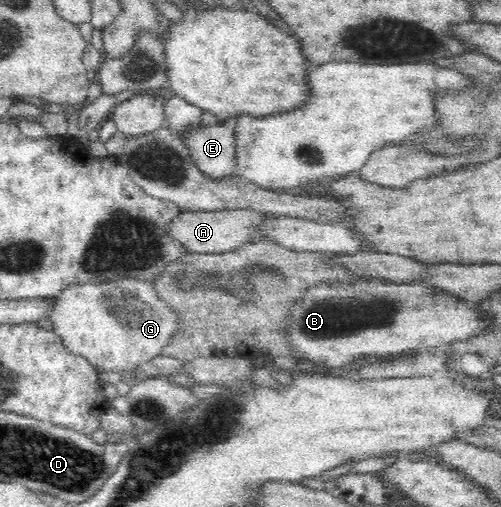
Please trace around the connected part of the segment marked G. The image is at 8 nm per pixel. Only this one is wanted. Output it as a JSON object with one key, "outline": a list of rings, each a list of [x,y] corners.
{"outline":[[[130,278],[70,285],[57,296],[49,319],[70,352],[87,358],[102,373],[130,372],[132,377],[140,365],[163,355],[181,325],[179,314],[160,298],[154,283]]]}

